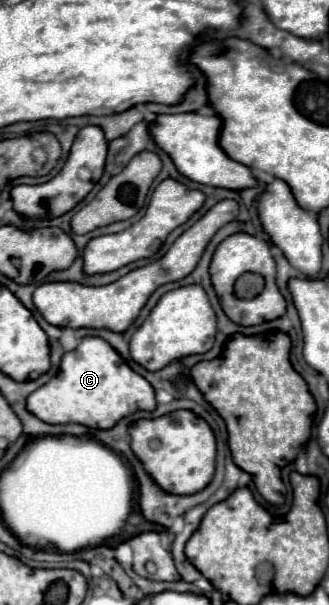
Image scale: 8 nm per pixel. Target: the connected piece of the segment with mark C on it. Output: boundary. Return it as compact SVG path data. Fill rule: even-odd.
M92 335L84 337L76 349L68 351L62 357L58 375L54 375L46 385L36 389L28 397L28 411L32 411L38 419L46 423L80 423L90 429L110 429L122 417L134 411L154 411L154 407L156 407L156 399L152 385L142 375L138 375L110 343Z

